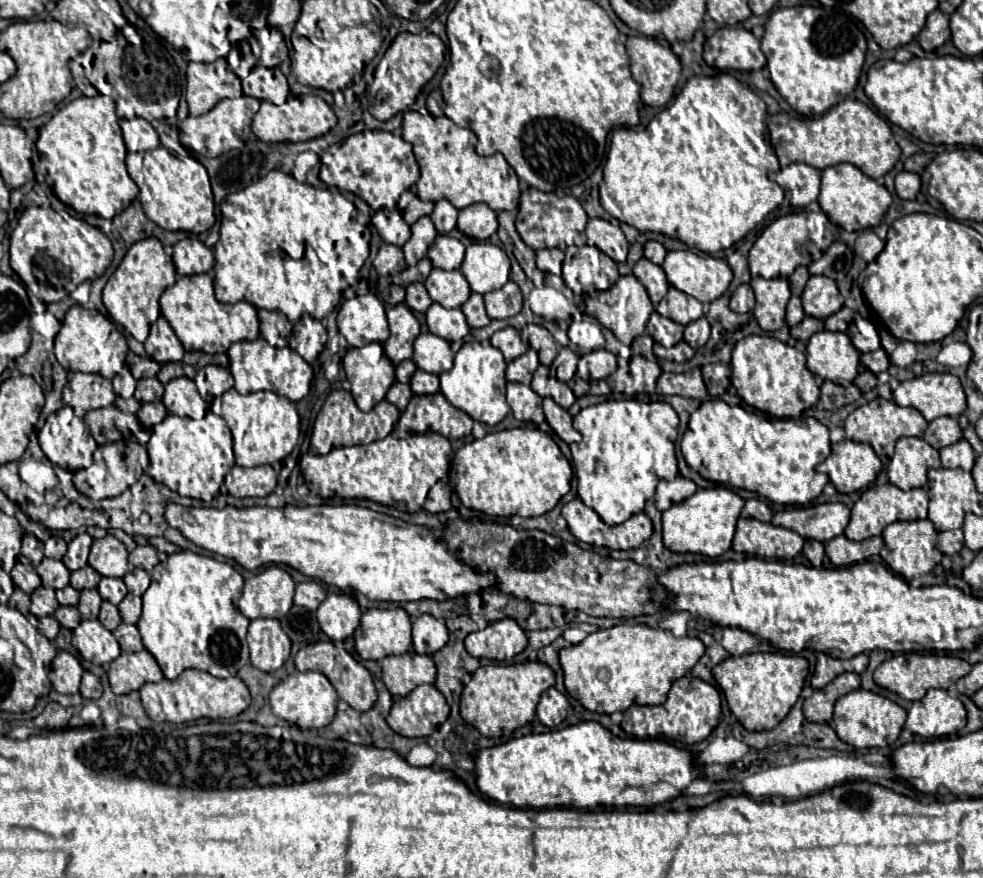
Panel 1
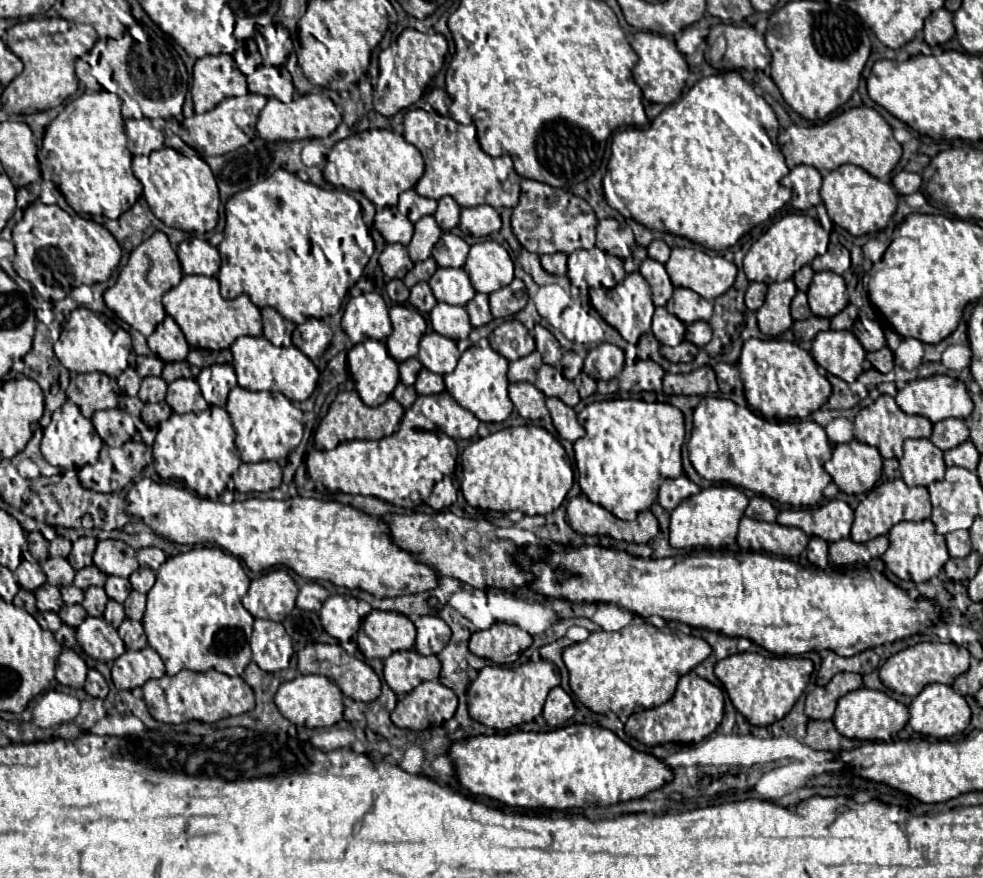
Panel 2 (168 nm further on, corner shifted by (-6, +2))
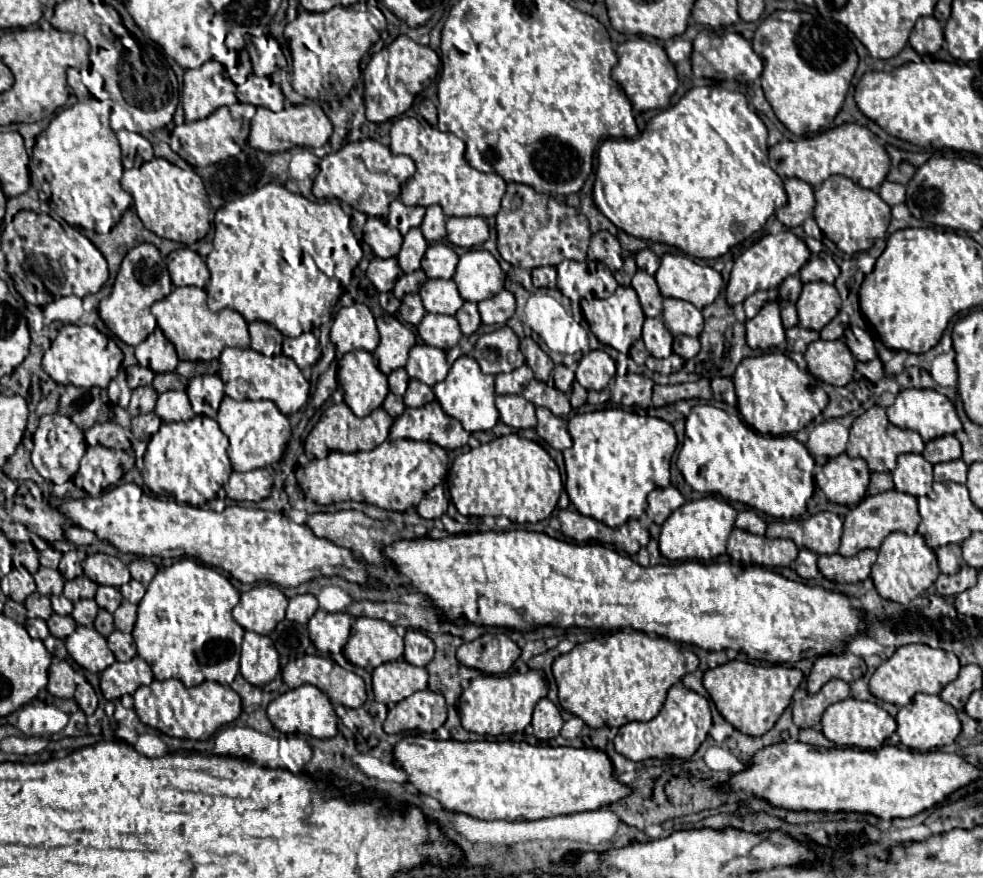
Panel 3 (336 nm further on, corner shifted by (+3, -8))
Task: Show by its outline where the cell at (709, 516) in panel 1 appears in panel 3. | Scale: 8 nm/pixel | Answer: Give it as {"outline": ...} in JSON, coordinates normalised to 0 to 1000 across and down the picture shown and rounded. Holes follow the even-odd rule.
{"outline":[[[717,565],[711,569],[697,572],[689,579],[672,599],[670,628],[681,638],[713,638],[721,640],[733,631],[738,631],[742,606],[746,604],[750,581],[727,565]]]}

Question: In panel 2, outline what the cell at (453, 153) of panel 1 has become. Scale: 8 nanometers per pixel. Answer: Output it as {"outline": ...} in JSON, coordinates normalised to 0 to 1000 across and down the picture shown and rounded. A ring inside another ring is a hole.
{"outline":[[[417,123],[411,130],[411,157],[427,171],[433,185],[433,196],[421,214],[427,223],[439,228],[460,223],[470,237],[488,232],[498,232],[501,237],[521,237],[527,232],[529,200],[521,189],[521,180],[517,175],[507,180],[496,178],[486,164],[482,141],[472,144],[443,126]]]}

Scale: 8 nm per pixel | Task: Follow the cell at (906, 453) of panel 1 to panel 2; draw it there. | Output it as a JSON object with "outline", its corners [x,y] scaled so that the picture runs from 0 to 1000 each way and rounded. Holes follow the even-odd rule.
{"outline":[[[944,499],[922,501],[920,519],[916,522],[916,538],[924,554],[944,554],[958,547],[962,538],[958,513]]]}

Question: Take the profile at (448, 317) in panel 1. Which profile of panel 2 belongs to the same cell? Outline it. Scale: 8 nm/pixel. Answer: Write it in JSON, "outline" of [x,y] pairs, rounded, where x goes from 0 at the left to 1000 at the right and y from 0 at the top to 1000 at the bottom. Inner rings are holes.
{"outline":[[[446,344],[442,349],[442,353],[437,355],[437,367],[446,380],[456,383],[460,387],[476,385],[480,376],[476,355],[470,349],[458,349],[454,344]]]}

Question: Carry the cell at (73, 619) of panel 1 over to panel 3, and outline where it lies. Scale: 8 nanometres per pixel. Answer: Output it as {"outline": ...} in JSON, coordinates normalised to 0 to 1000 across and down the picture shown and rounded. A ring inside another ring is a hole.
{"outline":[[[52,699],[52,704],[48,706],[48,713],[50,713],[52,724],[56,724],[56,727],[68,727],[76,718],[78,711],[76,711],[76,706],[72,702]]]}

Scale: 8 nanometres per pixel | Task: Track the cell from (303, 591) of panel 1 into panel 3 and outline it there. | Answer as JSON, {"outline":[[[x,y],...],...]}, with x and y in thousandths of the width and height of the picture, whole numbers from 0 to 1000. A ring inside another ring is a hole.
{"outline":[[[316,677],[298,679],[294,683],[294,690],[292,690],[292,706],[304,708],[304,711],[312,711],[322,692],[325,692],[325,688],[322,688],[320,679],[316,679]]]}

